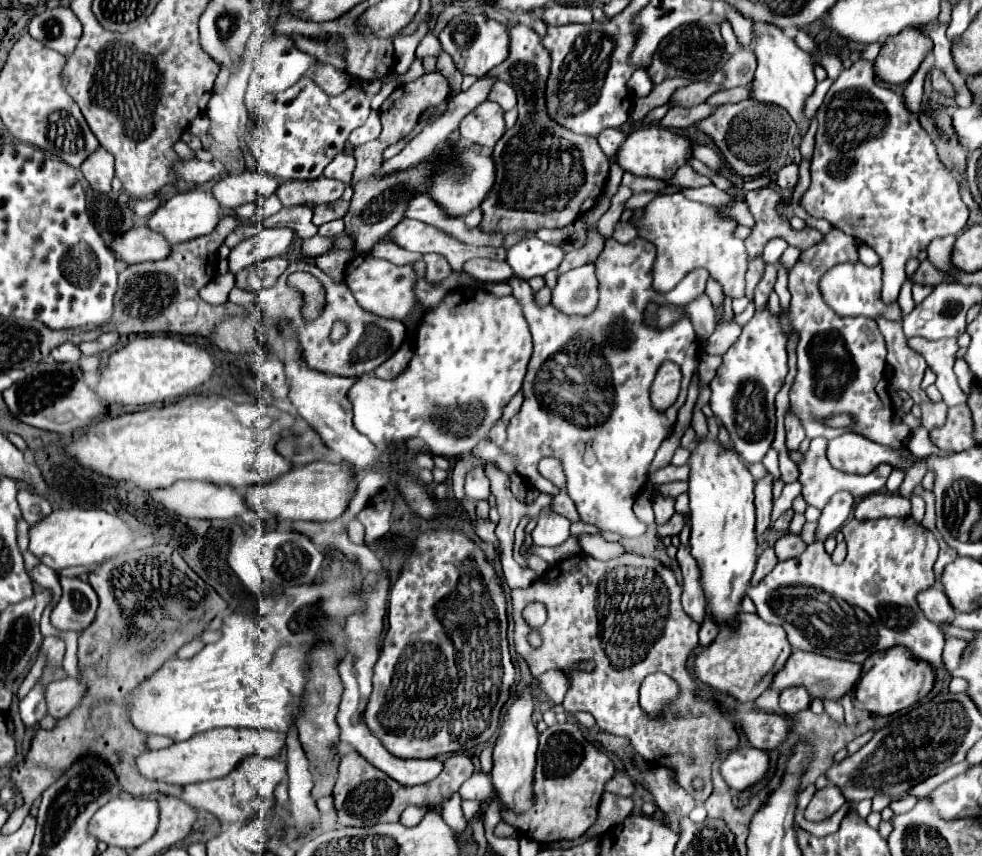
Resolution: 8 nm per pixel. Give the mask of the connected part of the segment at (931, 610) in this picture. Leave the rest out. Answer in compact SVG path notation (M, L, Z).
M932 587L932 589L918 593L916 601L918 601L918 607L922 609L922 613L932 623L938 623L938 625L950 623L956 617L956 611L952 611L952 607L948 605L948 599L944 597L944 591L940 587Z

